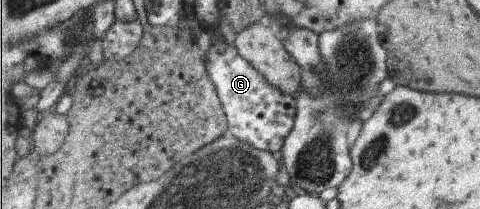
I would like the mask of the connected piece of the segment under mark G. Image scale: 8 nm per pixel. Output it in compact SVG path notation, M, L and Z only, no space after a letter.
M218 29L210 39L211 46L205 56L207 74L215 84L215 90L221 99L223 110L227 115L228 130L239 140L253 144L263 152L281 152L286 138L295 128L295 118L298 115L297 100L291 94L275 88L263 72L249 60L245 60L234 45L229 45L220 35Z

